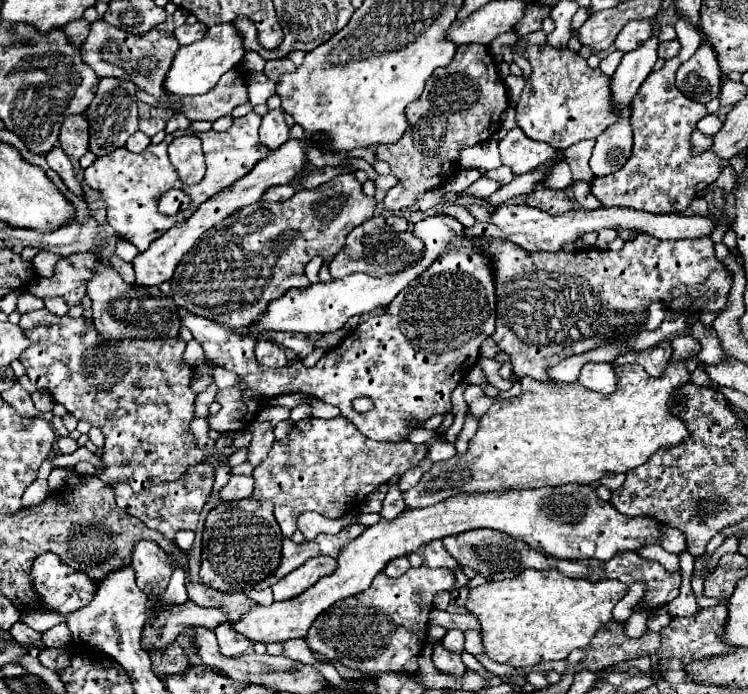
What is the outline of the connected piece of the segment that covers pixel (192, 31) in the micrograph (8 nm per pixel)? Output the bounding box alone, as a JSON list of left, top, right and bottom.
[175,22,207,46]

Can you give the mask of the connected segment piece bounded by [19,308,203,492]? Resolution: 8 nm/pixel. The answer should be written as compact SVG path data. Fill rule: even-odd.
M35 310L27 312L19 320L21 330L31 340L29 348L21 354L21 364L27 370L31 384L39 390L47 390L55 402L61 402L67 412L71 412L77 420L85 420L91 426L97 426L105 434L105 446L101 452L103 468L95 472L99 480L107 486L115 486L117 482L129 484L135 492L149 488L153 484L177 480L187 466L199 464L203 460L203 452L197 448L193 434L189 432L189 422L193 420L193 402L195 394L189 390L191 368L183 362L181 354L185 350L185 342L179 340L103 340L97 336L91 322L85 318L69 318L55 316L51 312ZM169 354L179 354L179 368ZM179 408L179 420L167 420L171 410Z

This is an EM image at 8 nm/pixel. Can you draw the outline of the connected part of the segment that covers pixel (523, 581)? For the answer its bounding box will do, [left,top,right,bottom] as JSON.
[467,570,627,668]

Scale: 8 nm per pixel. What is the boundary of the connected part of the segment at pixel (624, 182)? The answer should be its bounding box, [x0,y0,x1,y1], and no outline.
[591,16,721,214]

